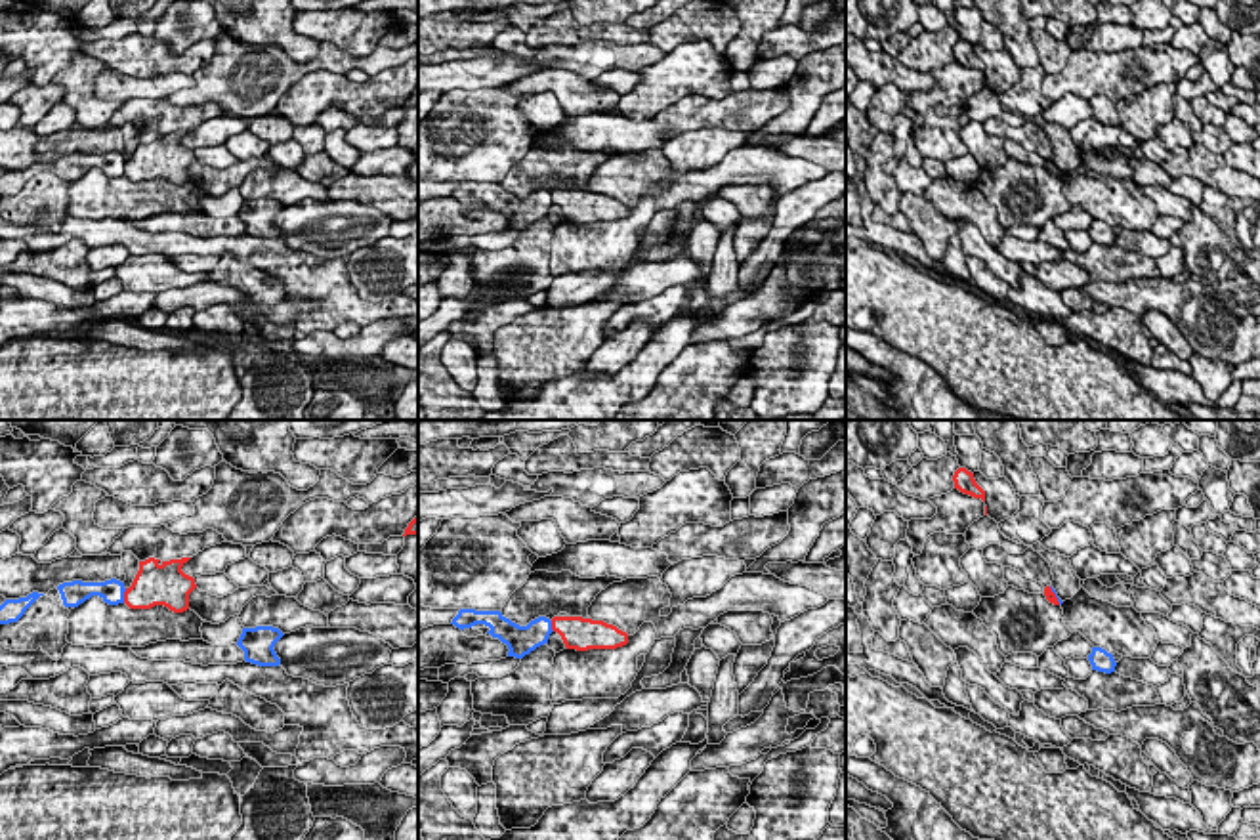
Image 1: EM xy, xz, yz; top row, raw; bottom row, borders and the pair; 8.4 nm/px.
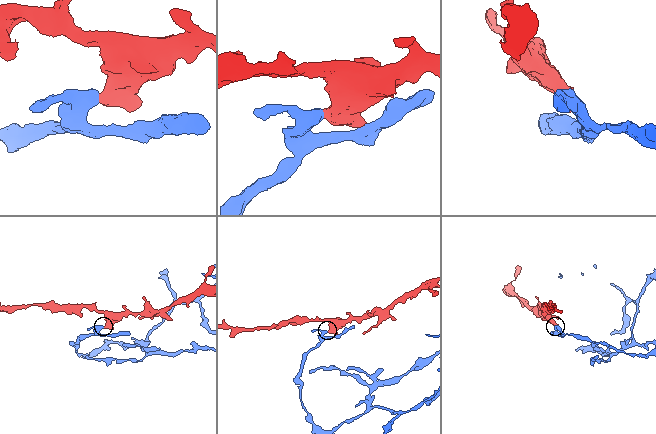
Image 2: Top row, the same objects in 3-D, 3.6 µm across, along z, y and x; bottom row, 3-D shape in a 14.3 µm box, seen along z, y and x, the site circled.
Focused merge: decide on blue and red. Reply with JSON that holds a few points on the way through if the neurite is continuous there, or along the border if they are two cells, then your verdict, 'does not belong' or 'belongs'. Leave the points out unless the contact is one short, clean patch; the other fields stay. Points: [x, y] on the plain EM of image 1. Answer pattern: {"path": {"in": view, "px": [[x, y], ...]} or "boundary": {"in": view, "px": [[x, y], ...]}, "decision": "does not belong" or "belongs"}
{"boundary": {"in": "xy", "px": [[126, 161], [123, 174]]}, "decision": "does not belong"}

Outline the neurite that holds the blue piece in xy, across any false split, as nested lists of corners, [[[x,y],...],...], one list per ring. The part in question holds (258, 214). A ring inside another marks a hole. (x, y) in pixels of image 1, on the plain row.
[[[273,199],[242,200],[237,218],[244,223],[244,233],[258,239],[279,239],[281,231],[275,225],[275,216],[284,206]]]

